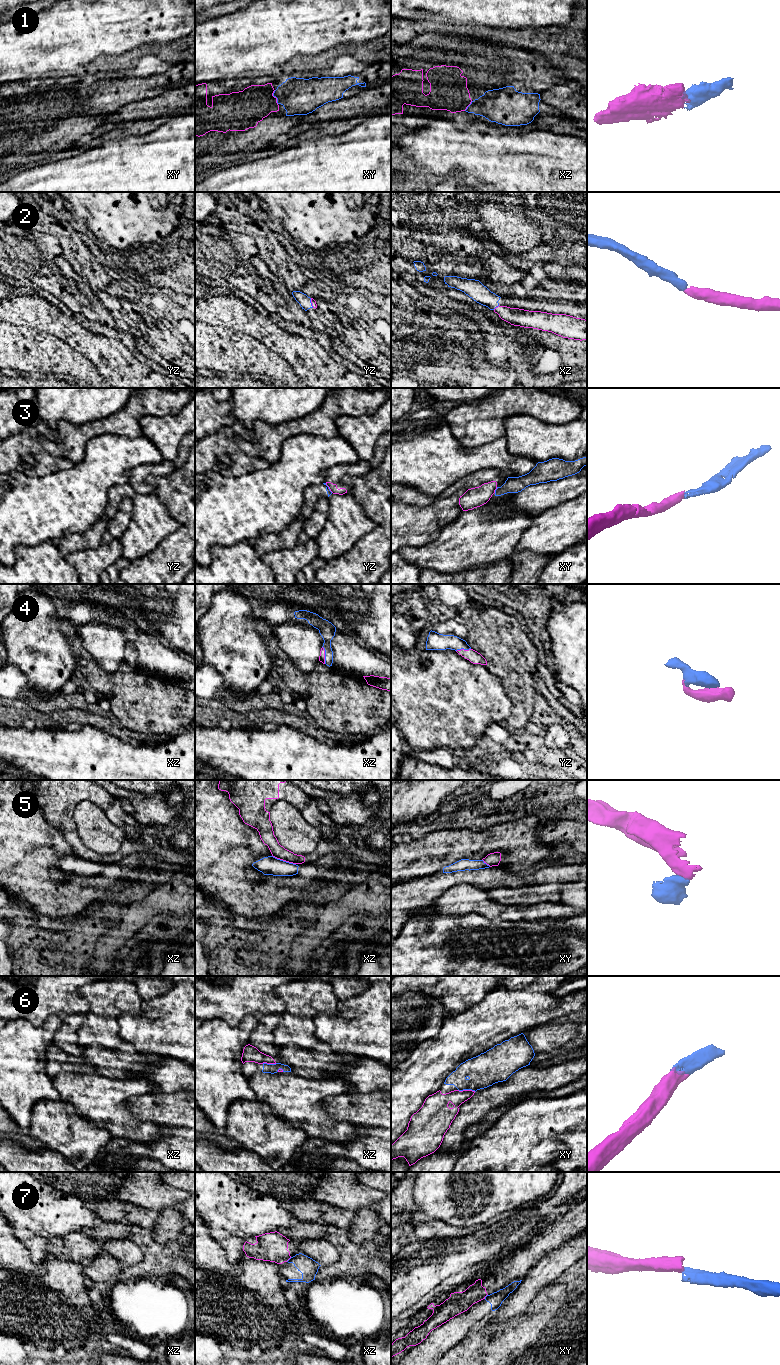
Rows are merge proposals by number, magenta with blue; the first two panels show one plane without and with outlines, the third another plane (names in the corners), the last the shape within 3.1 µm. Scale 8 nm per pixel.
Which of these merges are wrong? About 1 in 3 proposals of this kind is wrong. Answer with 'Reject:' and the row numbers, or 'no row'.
Reject: 3, 5, 7

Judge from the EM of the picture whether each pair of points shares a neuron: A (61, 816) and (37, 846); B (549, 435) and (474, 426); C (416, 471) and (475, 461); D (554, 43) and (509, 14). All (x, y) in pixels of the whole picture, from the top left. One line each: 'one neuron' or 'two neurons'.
A: two neurons
B: two neurons
C: one neuron
D: two neurons

